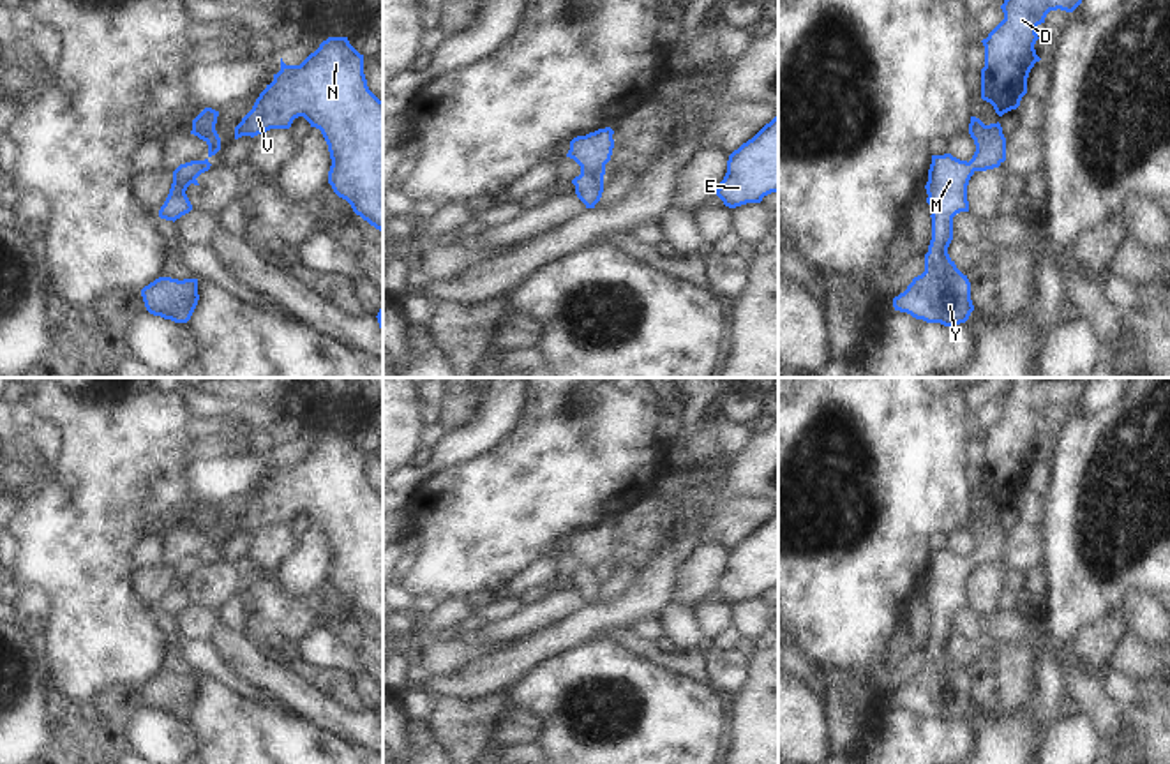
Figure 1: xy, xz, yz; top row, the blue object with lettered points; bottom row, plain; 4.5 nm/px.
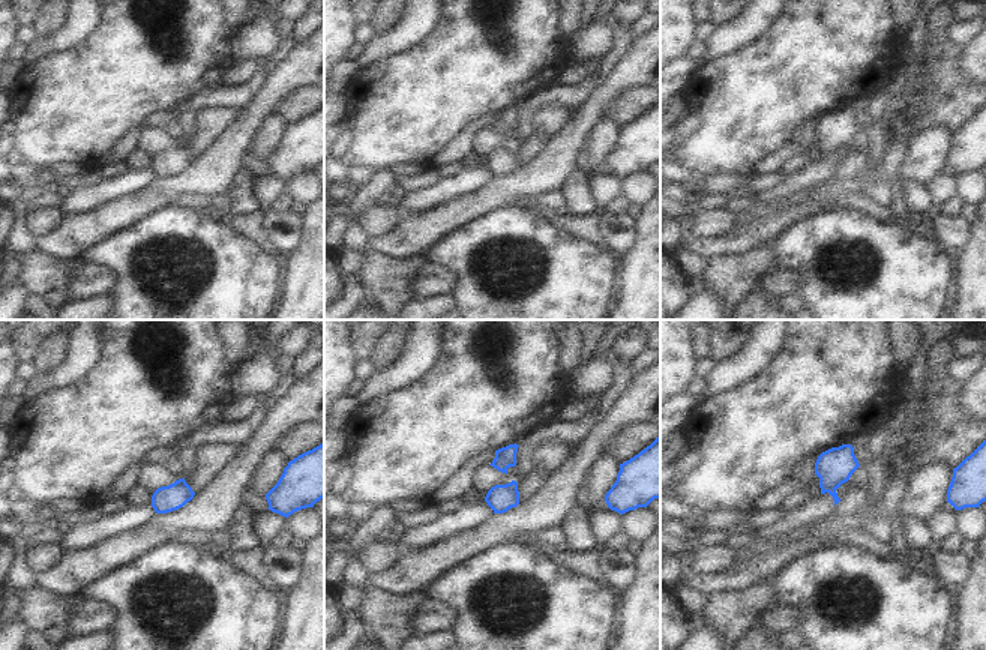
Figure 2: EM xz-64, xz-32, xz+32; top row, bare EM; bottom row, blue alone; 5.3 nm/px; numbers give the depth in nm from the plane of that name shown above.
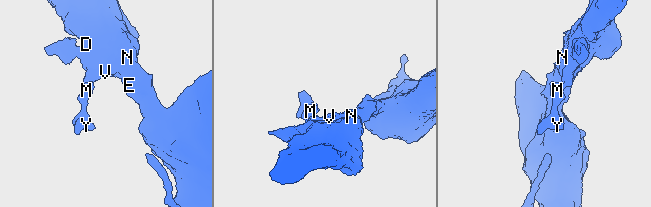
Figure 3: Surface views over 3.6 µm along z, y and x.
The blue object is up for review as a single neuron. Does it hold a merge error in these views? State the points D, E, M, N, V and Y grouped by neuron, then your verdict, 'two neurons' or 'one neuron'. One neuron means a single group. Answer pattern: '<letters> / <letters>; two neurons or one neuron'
D E M N V Y; one neuron

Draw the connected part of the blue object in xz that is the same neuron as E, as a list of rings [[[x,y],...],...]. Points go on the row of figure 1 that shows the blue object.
[[[778,115],[729,155],[727,173],[716,189],[716,196],[729,208],[761,203],[771,192],[778,192]]]

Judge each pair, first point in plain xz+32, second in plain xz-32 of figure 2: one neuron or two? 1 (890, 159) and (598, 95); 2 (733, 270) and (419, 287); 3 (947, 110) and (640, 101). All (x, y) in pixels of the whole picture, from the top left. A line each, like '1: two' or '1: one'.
1: one
2: two
3: one

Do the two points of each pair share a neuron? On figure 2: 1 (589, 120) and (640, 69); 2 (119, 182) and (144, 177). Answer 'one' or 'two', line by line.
1: one
2: one

